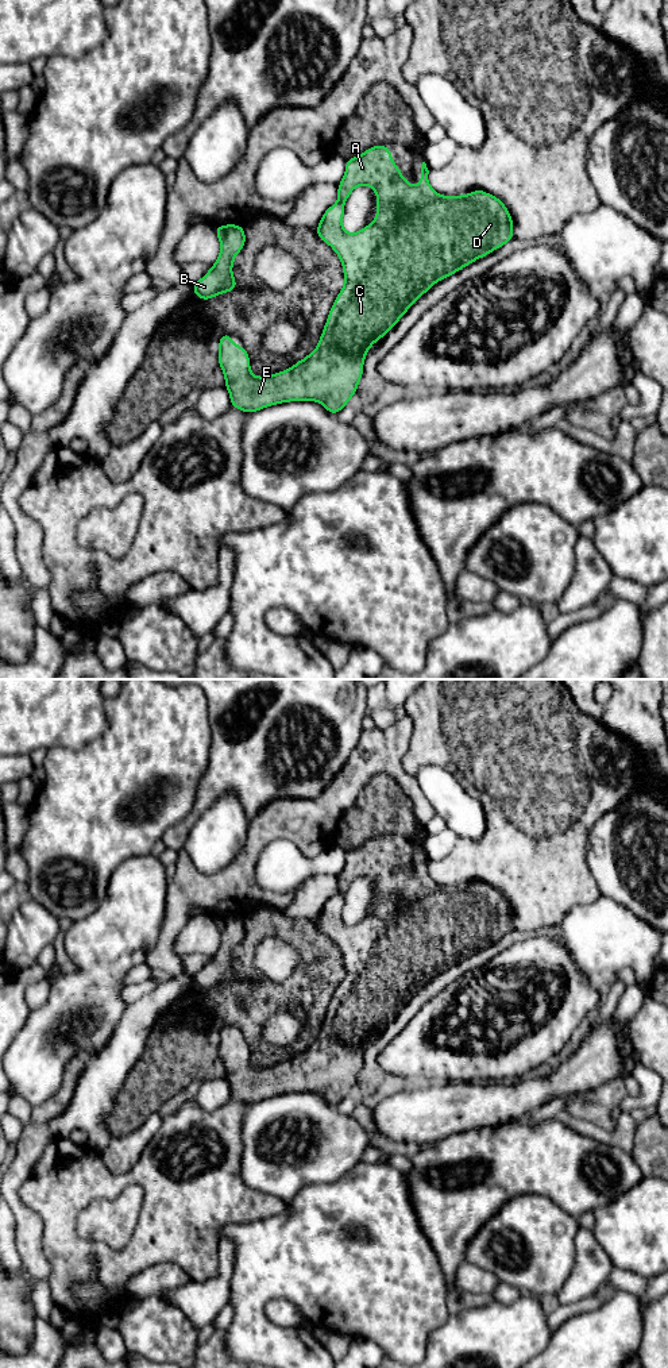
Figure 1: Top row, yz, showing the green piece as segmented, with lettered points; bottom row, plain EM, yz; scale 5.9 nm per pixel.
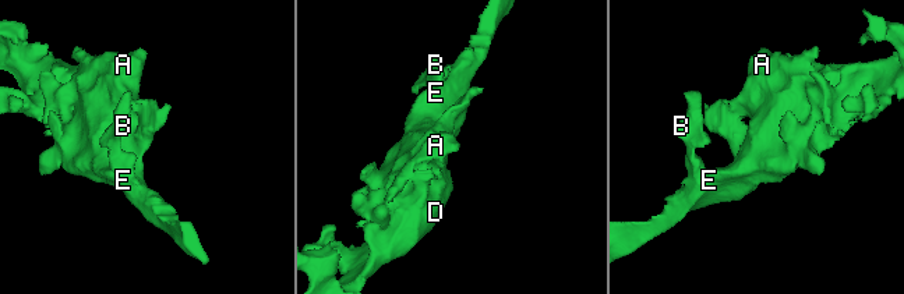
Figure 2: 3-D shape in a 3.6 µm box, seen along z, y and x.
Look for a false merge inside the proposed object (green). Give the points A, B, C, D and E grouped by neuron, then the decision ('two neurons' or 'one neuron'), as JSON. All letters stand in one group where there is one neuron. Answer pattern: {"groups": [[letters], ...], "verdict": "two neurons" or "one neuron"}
{"groups": [["A", "B", "C", "D", "E"]], "verdict": "one neuron"}

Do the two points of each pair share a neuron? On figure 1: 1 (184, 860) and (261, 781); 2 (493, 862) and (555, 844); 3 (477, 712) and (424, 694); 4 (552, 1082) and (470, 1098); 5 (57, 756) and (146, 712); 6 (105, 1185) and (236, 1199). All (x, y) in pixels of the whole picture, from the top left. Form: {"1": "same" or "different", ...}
{"1": "different", "2": "same", "3": "same", "4": "same", "5": "same", "6": "same"}

